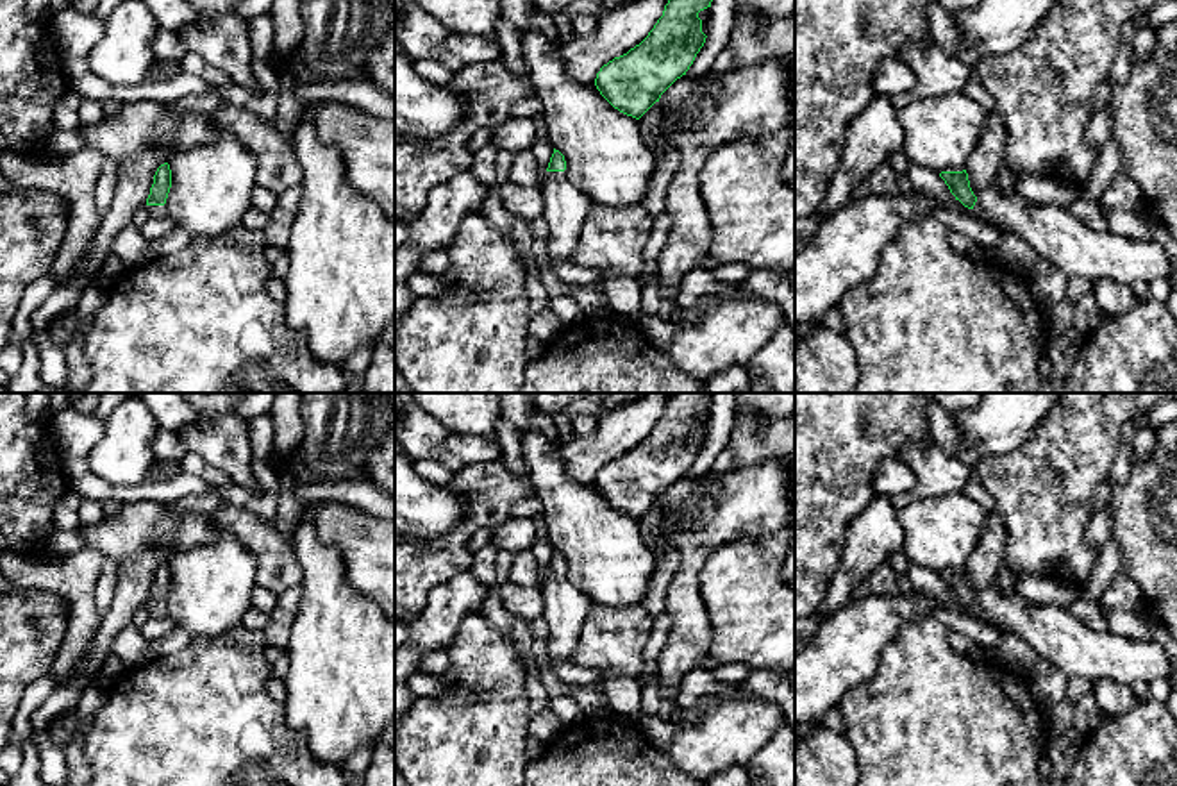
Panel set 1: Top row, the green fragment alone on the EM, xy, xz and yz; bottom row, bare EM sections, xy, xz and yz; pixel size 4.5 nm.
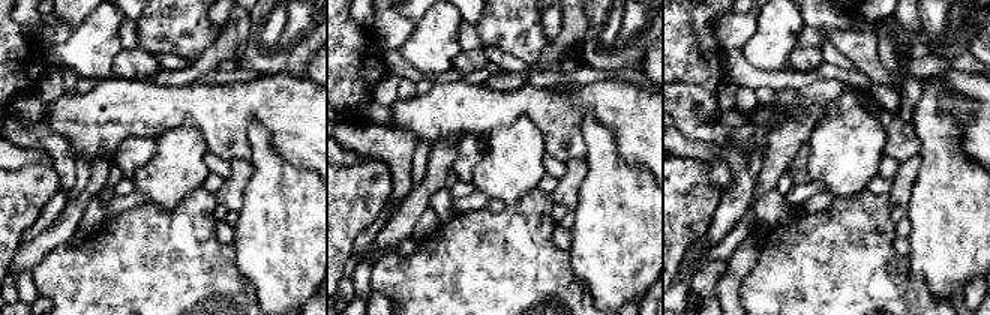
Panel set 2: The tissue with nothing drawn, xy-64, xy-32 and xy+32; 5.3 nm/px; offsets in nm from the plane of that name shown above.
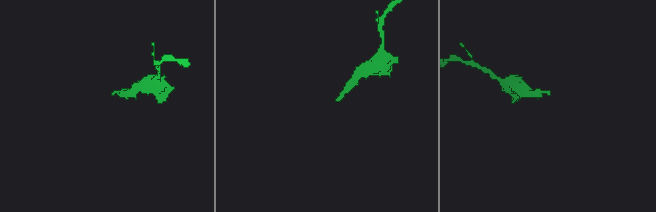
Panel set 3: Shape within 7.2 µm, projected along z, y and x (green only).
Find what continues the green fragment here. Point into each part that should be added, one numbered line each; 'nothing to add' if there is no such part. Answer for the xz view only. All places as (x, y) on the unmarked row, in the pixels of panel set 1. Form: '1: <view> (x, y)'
1: xz (567, 606)

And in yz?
1: yz (1052, 631)

